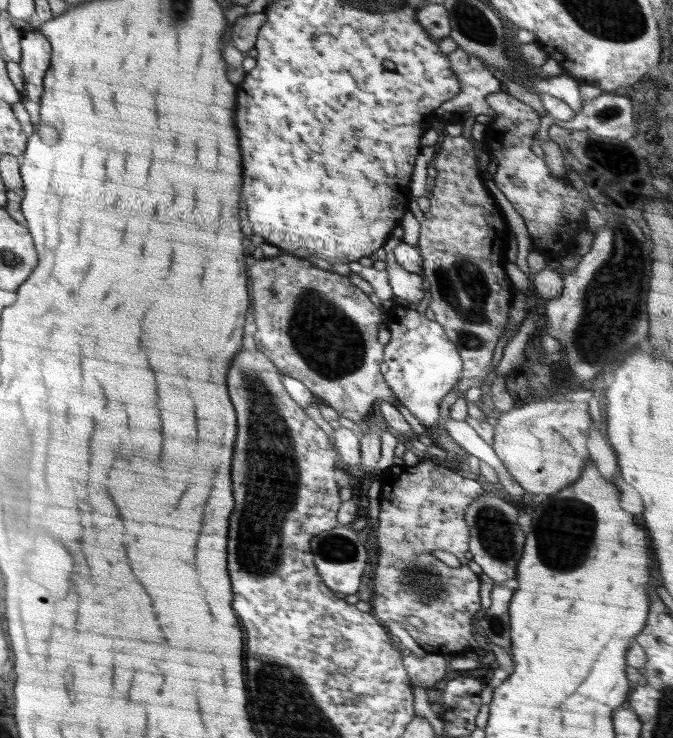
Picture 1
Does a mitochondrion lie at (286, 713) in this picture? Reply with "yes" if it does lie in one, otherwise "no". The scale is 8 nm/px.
yes

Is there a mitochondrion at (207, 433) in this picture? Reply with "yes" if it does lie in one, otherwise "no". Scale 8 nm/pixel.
no

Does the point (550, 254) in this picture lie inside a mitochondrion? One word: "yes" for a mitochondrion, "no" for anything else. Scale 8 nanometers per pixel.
no

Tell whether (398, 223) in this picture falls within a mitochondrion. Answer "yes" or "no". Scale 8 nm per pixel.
no

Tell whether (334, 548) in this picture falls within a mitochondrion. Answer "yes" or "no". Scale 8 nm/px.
yes

